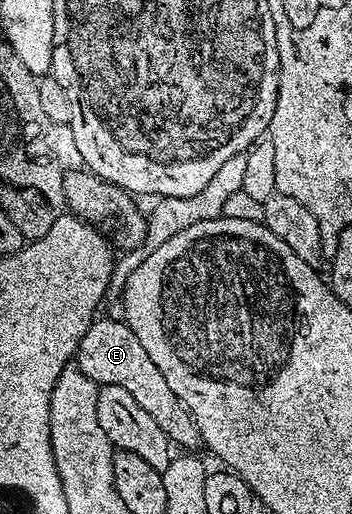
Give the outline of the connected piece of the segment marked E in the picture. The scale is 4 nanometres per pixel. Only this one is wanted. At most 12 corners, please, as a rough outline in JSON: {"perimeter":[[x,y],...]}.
{"perimeter":[[93,319],[75,367],[122,386],[173,445],[199,449],[178,394],[123,319]]}

